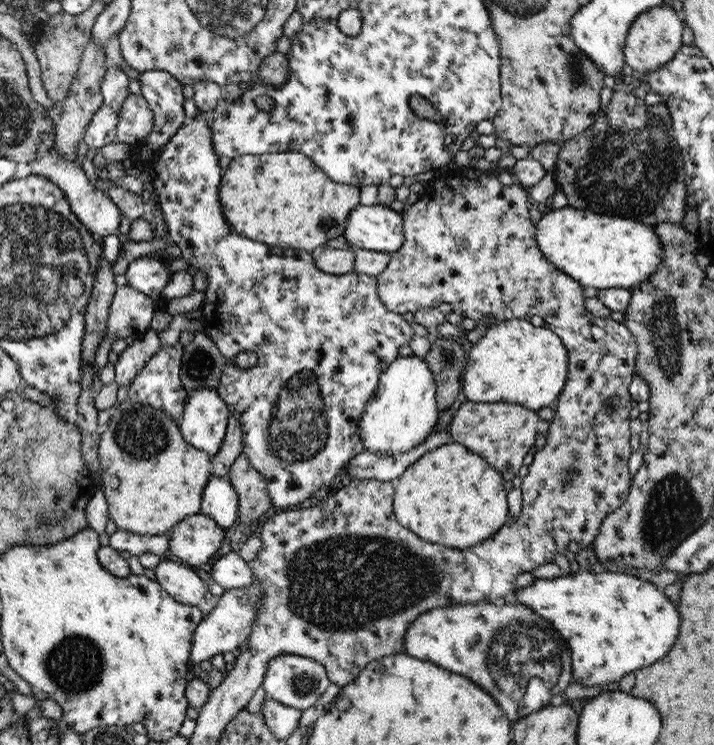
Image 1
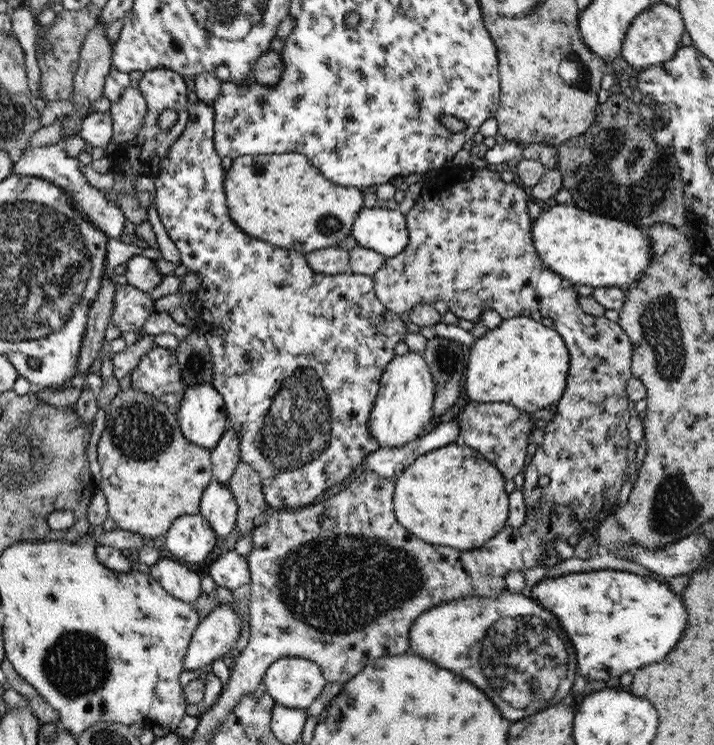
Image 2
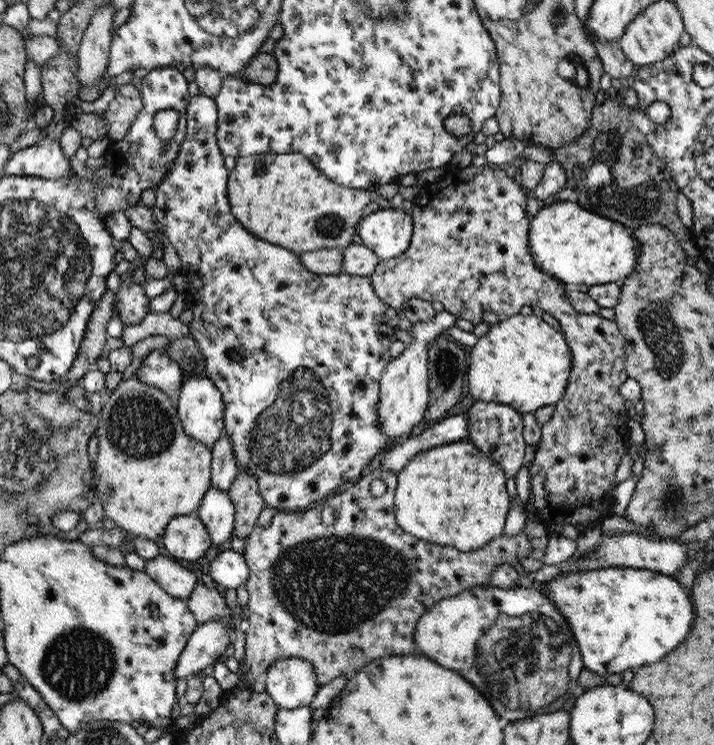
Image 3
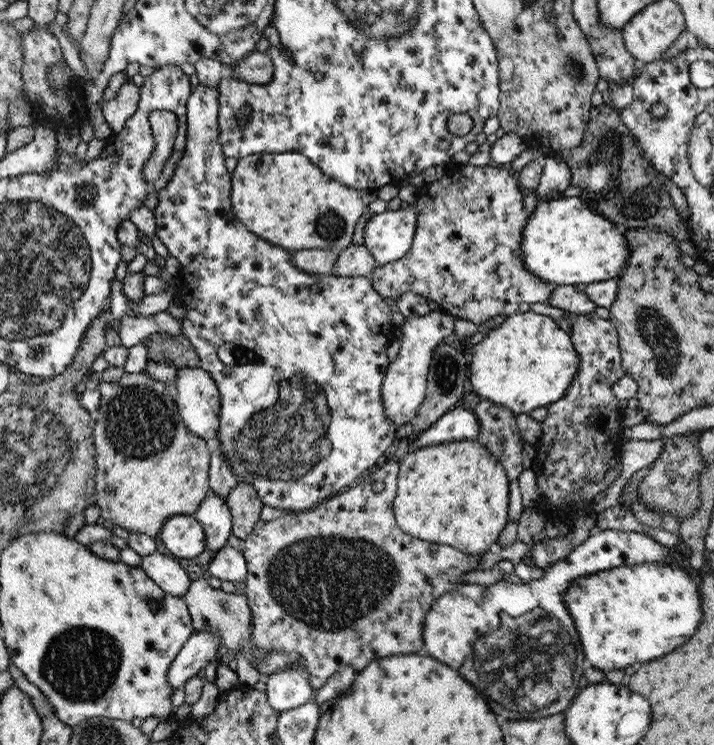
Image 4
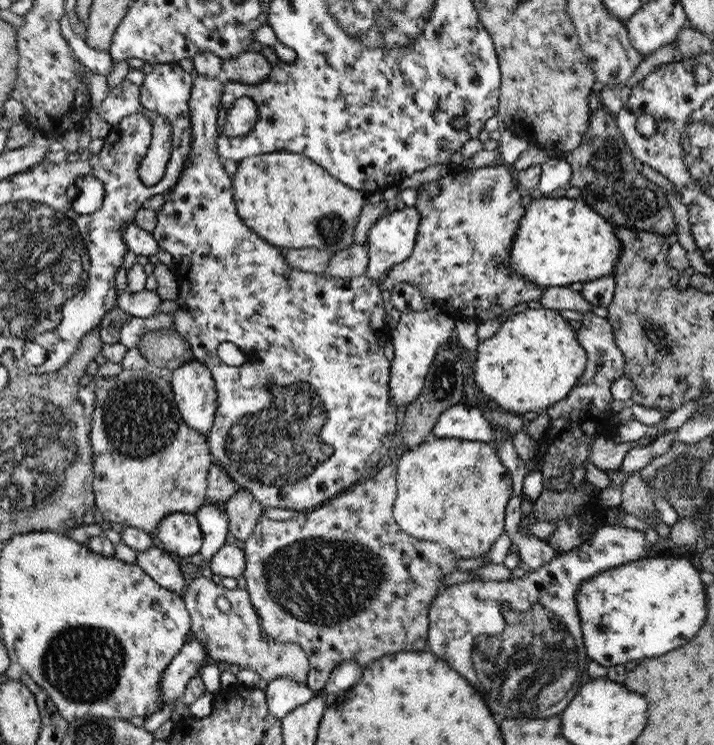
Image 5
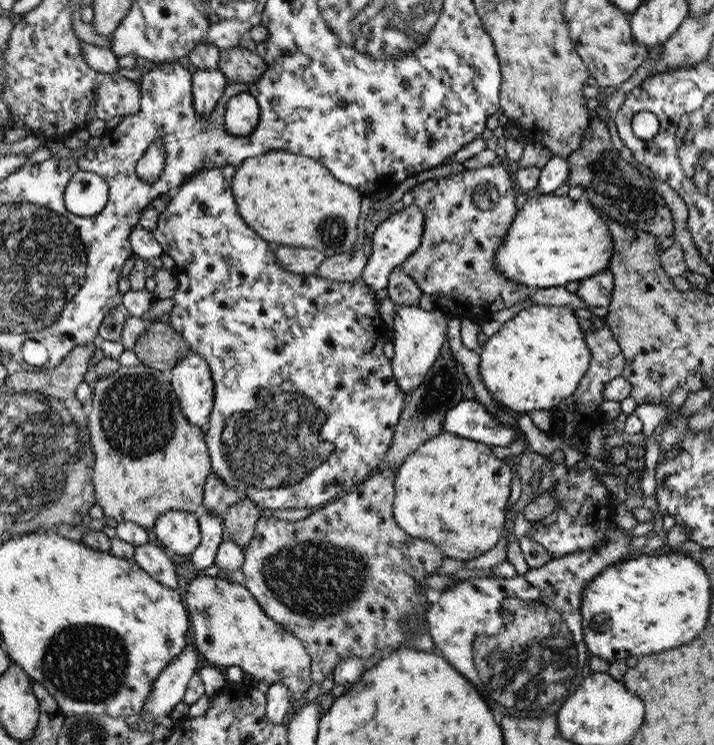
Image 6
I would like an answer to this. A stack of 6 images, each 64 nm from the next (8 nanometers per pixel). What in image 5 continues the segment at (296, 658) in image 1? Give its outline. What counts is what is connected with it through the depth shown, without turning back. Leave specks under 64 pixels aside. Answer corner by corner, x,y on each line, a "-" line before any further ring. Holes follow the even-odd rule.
286,676
270,680
264,687
264,691
268,710
279,721
292,709
310,702
317,693
307,684
294,682
292,678
286,678

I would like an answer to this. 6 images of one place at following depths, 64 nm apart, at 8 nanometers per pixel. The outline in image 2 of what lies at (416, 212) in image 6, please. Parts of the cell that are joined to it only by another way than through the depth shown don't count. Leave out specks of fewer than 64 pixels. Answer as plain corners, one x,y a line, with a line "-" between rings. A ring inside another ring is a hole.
362,208
352,224
353,236
364,247
391,259
408,244
407,218
398,209

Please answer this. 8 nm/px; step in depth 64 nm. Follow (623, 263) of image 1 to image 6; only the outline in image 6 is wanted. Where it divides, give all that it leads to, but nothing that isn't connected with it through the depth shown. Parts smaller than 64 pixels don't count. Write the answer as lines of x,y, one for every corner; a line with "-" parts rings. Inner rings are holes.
561,193
529,197
514,217
502,245
496,249
494,268
512,282
533,288
565,286
567,282
581,281
604,271
610,263
614,246
604,217
585,201
574,201

